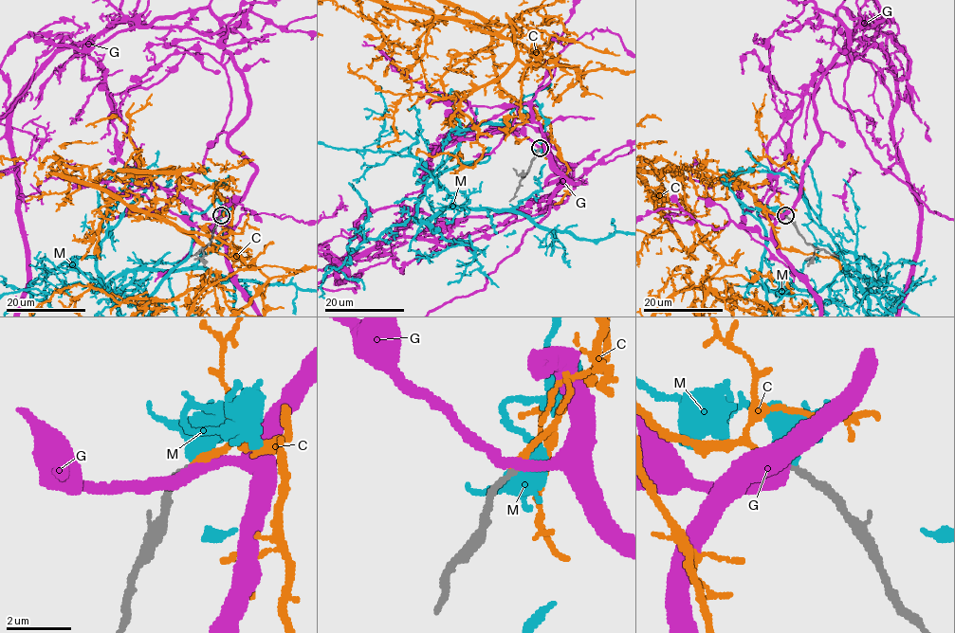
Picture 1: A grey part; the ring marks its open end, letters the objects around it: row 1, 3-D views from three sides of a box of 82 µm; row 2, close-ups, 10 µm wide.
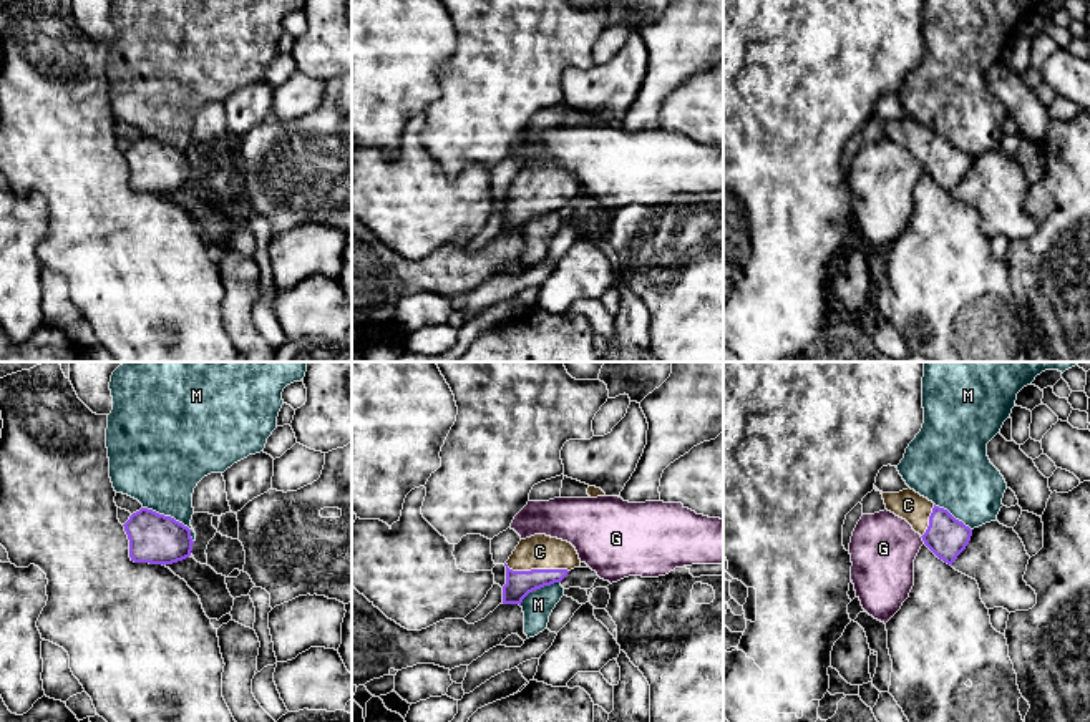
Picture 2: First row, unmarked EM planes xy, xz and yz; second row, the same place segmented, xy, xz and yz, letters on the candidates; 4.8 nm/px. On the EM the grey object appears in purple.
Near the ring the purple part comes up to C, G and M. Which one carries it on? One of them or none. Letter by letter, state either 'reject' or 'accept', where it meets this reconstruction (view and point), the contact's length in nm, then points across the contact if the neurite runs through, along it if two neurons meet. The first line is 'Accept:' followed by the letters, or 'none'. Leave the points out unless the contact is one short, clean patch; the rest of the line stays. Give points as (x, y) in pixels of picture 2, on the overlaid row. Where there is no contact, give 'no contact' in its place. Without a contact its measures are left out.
Accept: C
C: accept; contact xz (536, 570); length 320 nm; way xz (518, 585), (536, 570), (540, 551)
G: reject; contact yz (923, 540); length 50 nm; border yz (919, 536), (924, 543)
M: reject; contact xy (173, 518); length 300 nm; border xy (143, 507), (181, 521), (189, 530), (193, 541)

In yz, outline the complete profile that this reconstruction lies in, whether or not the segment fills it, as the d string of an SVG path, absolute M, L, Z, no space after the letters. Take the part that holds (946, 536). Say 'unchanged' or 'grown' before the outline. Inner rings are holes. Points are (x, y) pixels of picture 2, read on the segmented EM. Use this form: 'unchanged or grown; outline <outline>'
grown; outline M914 490L881 491L881 495L886 510L906 520L921 534L924 544L944 563L952 566L969 544L972 529Z

